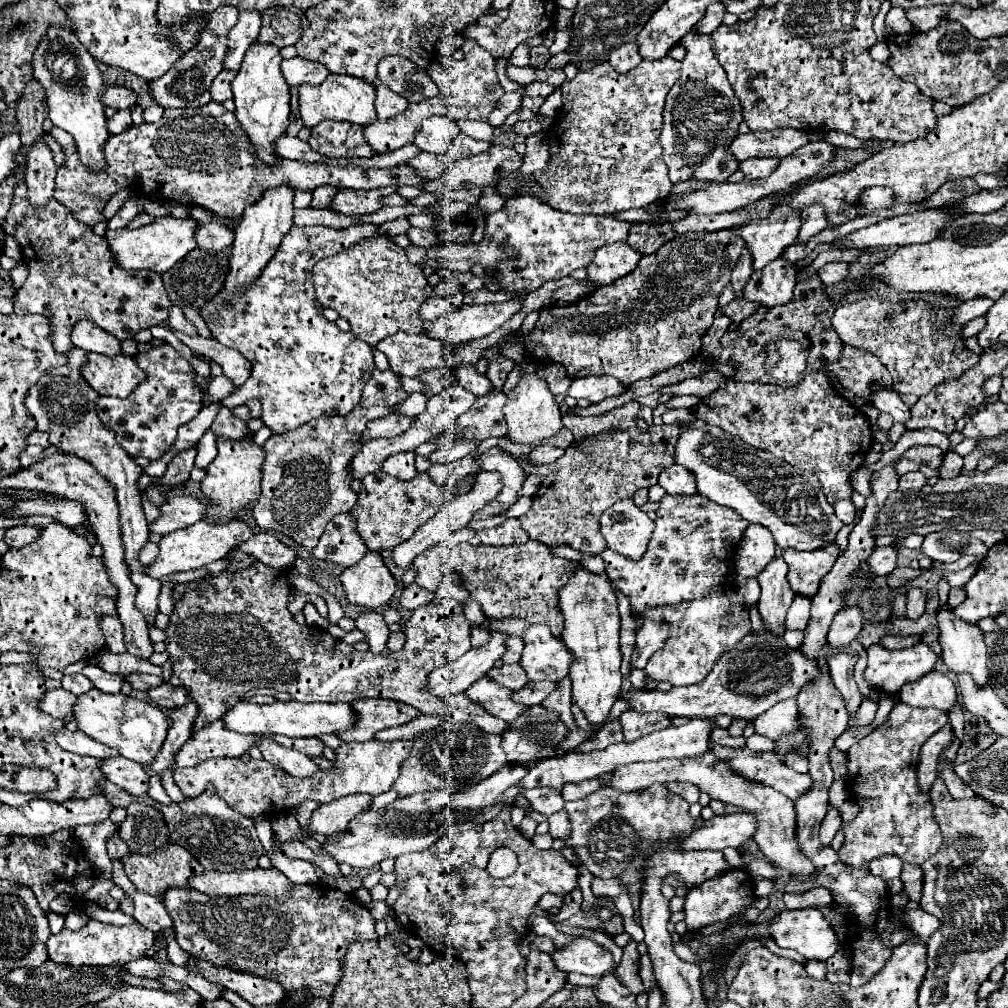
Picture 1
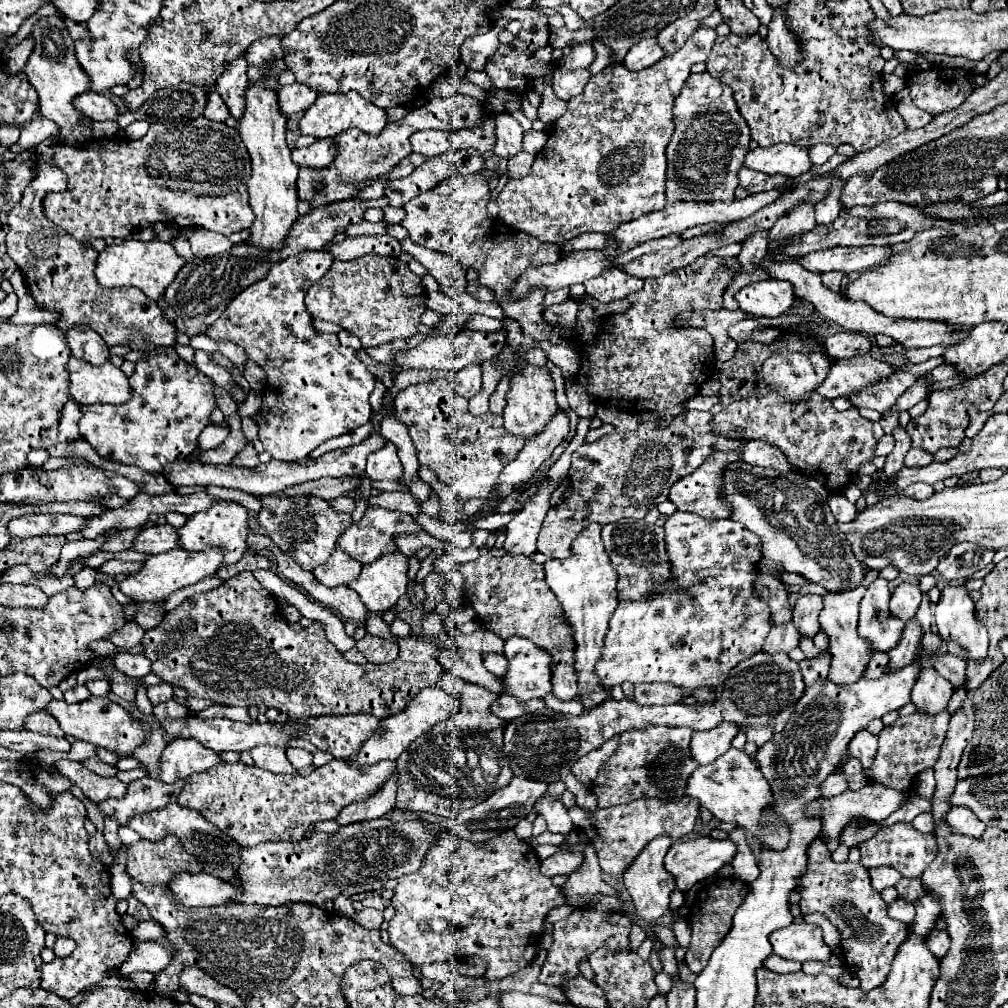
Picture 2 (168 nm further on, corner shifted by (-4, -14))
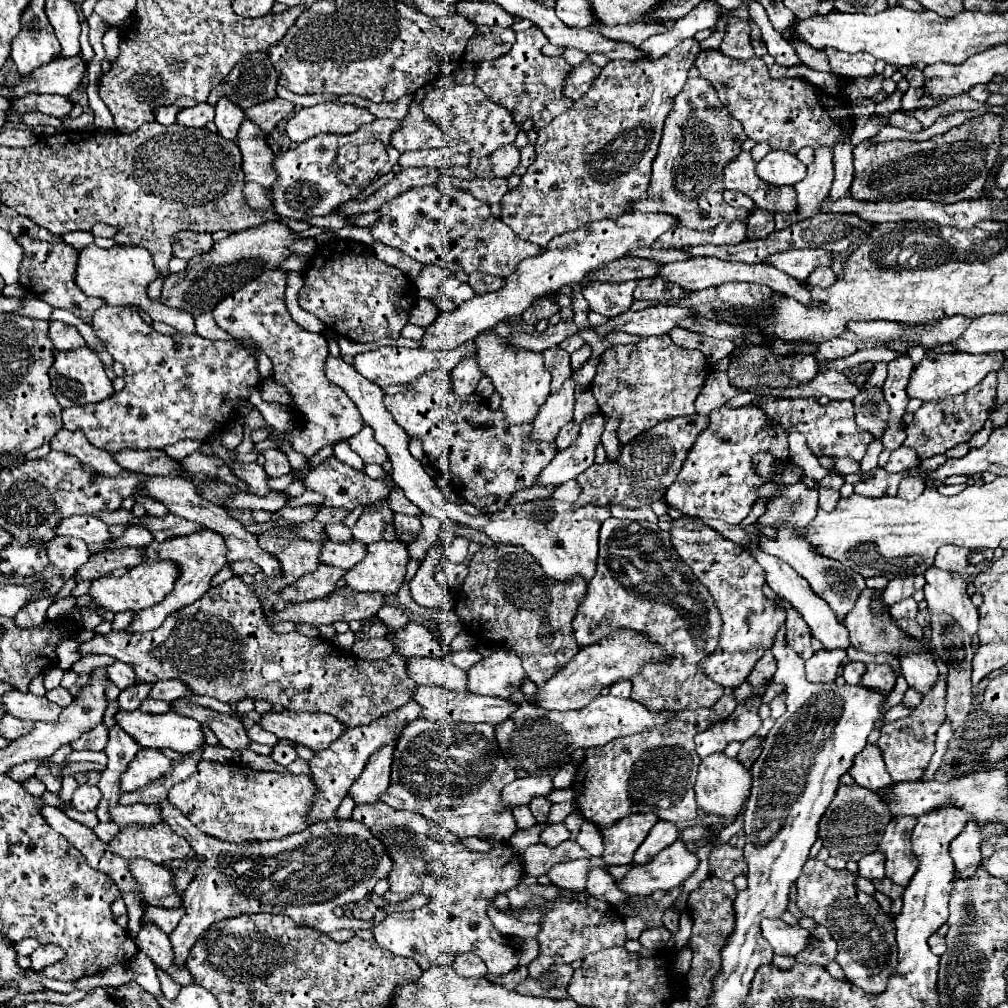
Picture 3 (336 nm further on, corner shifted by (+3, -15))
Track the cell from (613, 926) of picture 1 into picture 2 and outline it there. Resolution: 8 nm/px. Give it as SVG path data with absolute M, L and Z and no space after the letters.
M590 907L576 909L568 919L554 923L554 945L548 949L546 963L542 965L542 973L538 977L540 983L546 985L564 985L568 979L580 975L580 963L588 959L588 955L596 949L628 949L628 935L632 929L632 921L620 913L598 913Z

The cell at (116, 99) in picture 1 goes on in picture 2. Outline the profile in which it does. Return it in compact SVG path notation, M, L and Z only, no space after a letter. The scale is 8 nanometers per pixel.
M94 91L82 93L80 97L76 97L74 107L86 113L94 121L116 121L120 115L118 105L110 97L102 93L94 93Z

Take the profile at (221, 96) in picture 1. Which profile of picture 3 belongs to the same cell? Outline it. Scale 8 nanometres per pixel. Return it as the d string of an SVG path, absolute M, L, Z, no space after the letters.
M197 104L197 106L193 106L193 108L185 108L185 110L181 110L179 114L177 114L177 124L181 124L181 126L187 126L187 128L201 128L201 126L205 126L207 122L211 122L213 120L213 116L215 116L215 110L213 110L213 106L209 106L209 104Z

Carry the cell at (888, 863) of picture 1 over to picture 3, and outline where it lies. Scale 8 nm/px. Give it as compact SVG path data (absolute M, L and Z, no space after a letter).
M873 852L869 856L863 856L859 860L859 876L865 876L869 880L885 878L885 856L883 852Z

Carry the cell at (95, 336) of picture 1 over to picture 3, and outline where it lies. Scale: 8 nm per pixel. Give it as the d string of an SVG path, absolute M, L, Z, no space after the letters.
M49 322L49 338L57 350L71 350L85 346L85 340L77 332L77 328L67 326L65 322Z

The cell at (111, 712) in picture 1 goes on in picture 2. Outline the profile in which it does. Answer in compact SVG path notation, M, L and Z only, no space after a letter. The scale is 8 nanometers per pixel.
M90 697L84 703L76 703L76 705L68 705L64 701L52 699L46 705L46 709L56 717L56 721L60 723L60 727L66 735L88 741L96 747L104 747L118 757L130 757L134 753L134 749L140 747L144 743L144 739L148 737L148 731L144 729L142 721L136 719L130 711L126 711L118 703L110 701L108 697Z

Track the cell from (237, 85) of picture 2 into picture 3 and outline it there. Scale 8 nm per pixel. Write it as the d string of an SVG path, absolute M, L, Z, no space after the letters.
M221 98L219 104L215 106L215 126L217 126L217 132L225 138L225 140L237 140L237 132L239 132L239 126L243 124L245 116L243 116L243 110L229 102L227 98Z

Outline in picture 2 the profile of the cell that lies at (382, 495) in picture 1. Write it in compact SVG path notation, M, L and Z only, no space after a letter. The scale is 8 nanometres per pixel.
M368 505L364 517L358 523L352 523L350 529L340 535L338 545L348 555L352 555L356 561L366 565L366 563L372 563L372 561L380 559L386 553L396 553L398 551L396 537L400 537L400 535L414 535L414 533L422 533L422 531L424 531L424 527L420 523L416 523L414 517L408 515L408 513L400 513L400 511L390 511L390 509L384 509L384 507Z

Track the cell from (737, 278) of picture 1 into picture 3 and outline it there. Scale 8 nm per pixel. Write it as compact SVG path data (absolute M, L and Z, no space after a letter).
M755 210L747 218L747 238L765 238L775 230L773 214L765 210Z

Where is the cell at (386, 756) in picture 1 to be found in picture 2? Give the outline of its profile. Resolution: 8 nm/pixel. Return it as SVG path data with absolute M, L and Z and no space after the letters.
M332 759L306 777L294 777L274 775L256 765L220 763L204 773L184 779L178 805L196 809L244 847L256 847L256 843L262 841L298 843L316 821L336 819L336 815L350 803L372 797L394 775L394 771L396 761L380 761L362 769L352 761Z

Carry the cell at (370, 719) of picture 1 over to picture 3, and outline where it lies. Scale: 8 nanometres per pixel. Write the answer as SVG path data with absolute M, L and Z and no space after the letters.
M295 710L261 714L259 726L279 738L303 744L315 752L327 748L345 732L345 726L329 714L295 712Z

